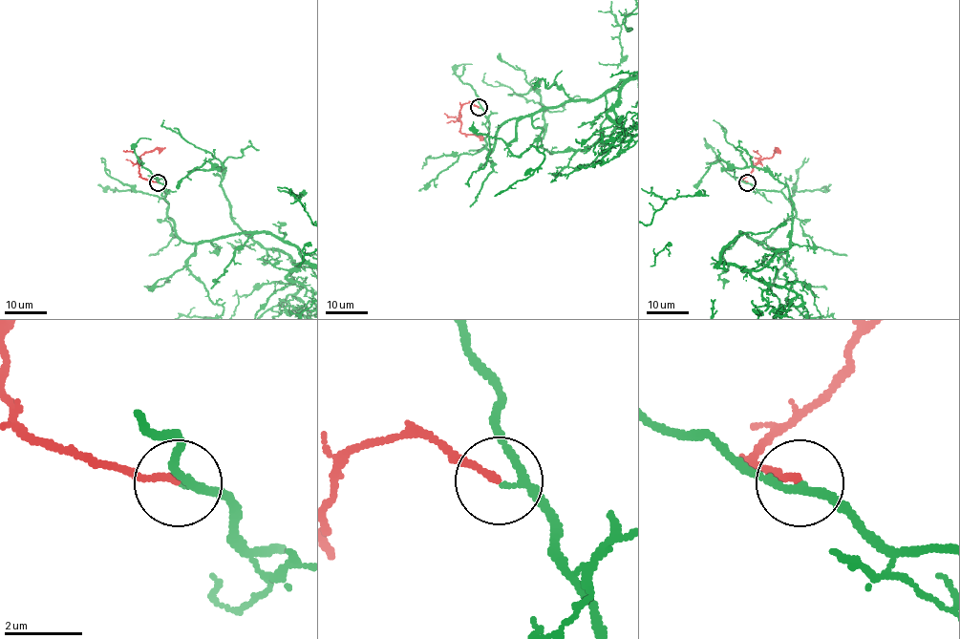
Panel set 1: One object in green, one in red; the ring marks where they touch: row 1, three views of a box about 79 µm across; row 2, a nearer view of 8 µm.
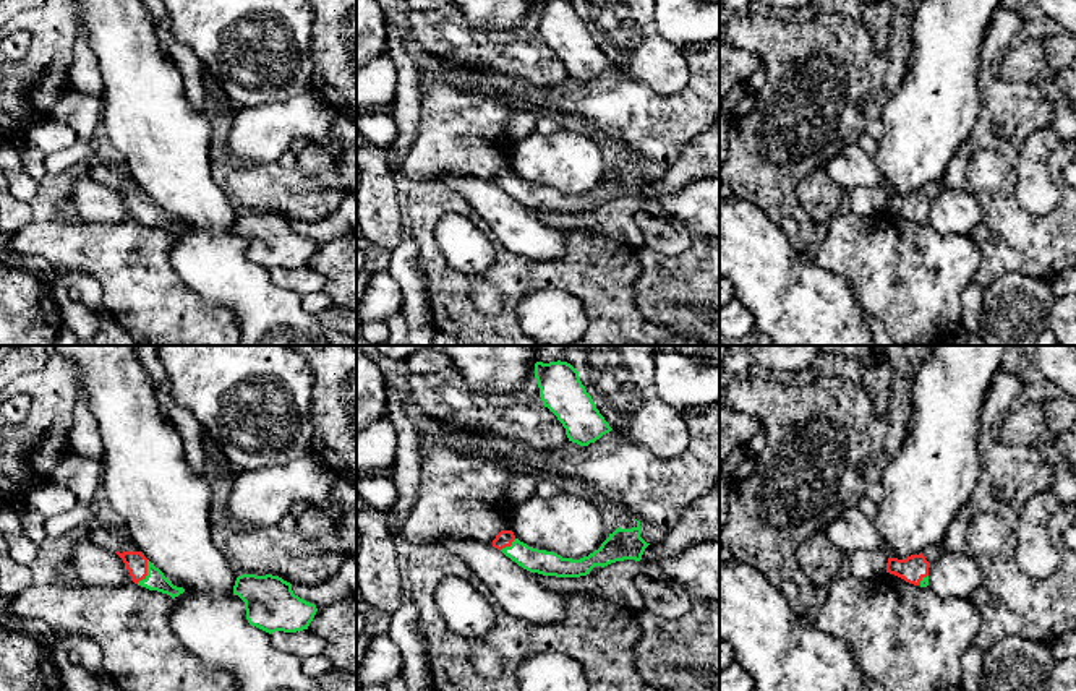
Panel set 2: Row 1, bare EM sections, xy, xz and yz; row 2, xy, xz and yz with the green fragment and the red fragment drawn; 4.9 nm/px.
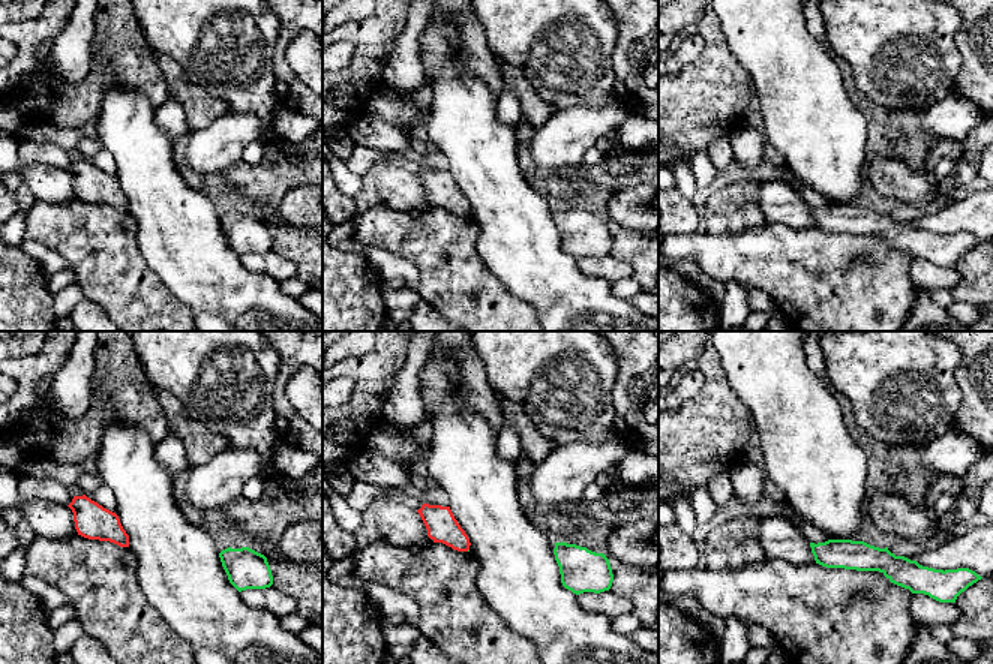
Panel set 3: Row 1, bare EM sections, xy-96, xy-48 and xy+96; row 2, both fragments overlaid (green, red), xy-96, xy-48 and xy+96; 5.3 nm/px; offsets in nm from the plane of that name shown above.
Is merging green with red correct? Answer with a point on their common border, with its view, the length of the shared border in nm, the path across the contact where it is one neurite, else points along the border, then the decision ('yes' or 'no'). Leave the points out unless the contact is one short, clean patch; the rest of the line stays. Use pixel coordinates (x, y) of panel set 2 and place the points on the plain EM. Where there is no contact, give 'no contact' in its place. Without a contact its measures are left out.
xy (148, 210) | 130 nm | across xy (154, 218), (148, 210), (136, 200) | yes

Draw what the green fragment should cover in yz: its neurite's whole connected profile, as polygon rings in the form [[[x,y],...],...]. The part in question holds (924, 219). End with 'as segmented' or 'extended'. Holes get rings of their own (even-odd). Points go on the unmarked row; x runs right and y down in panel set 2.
[[[922,190],[911,191],[906,196],[888,195],[886,209],[904,216],[909,221],[927,224],[929,222],[930,200]]]; extended

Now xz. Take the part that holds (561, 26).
[[[535,0],[535,15],[543,42],[562,60],[569,78],[588,83],[613,67],[570,0]]]; as segmented

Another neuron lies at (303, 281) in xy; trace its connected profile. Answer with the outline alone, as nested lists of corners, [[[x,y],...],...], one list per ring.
[[[310,266],[297,269],[275,268],[269,271],[271,281],[292,292],[300,294],[301,297],[313,292],[321,292],[326,287],[327,279]]]

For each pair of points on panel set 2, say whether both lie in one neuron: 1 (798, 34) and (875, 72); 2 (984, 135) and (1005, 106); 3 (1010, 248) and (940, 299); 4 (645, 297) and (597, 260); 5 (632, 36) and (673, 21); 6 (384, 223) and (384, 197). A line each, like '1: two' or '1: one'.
1: one
2: one
3: two
4: two
5: two
6: one

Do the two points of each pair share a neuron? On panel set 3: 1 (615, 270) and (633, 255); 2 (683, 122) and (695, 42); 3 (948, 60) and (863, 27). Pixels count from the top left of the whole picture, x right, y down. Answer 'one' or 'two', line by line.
1: two
2: two
3: one

